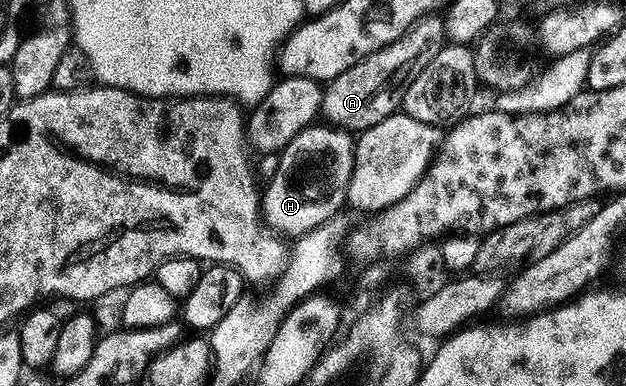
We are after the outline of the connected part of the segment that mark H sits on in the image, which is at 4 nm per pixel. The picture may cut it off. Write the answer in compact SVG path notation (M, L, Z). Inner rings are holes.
M331 126L302 129L285 148L279 151L280 169L267 181L262 192L262 220L273 233L281 237L299 238L333 219L332 216L348 199L348 183L352 173L354 140L349 133ZM296 160L332 160L332 180L328 176L316 176L312 181L304 177L300 168L292 168Z

